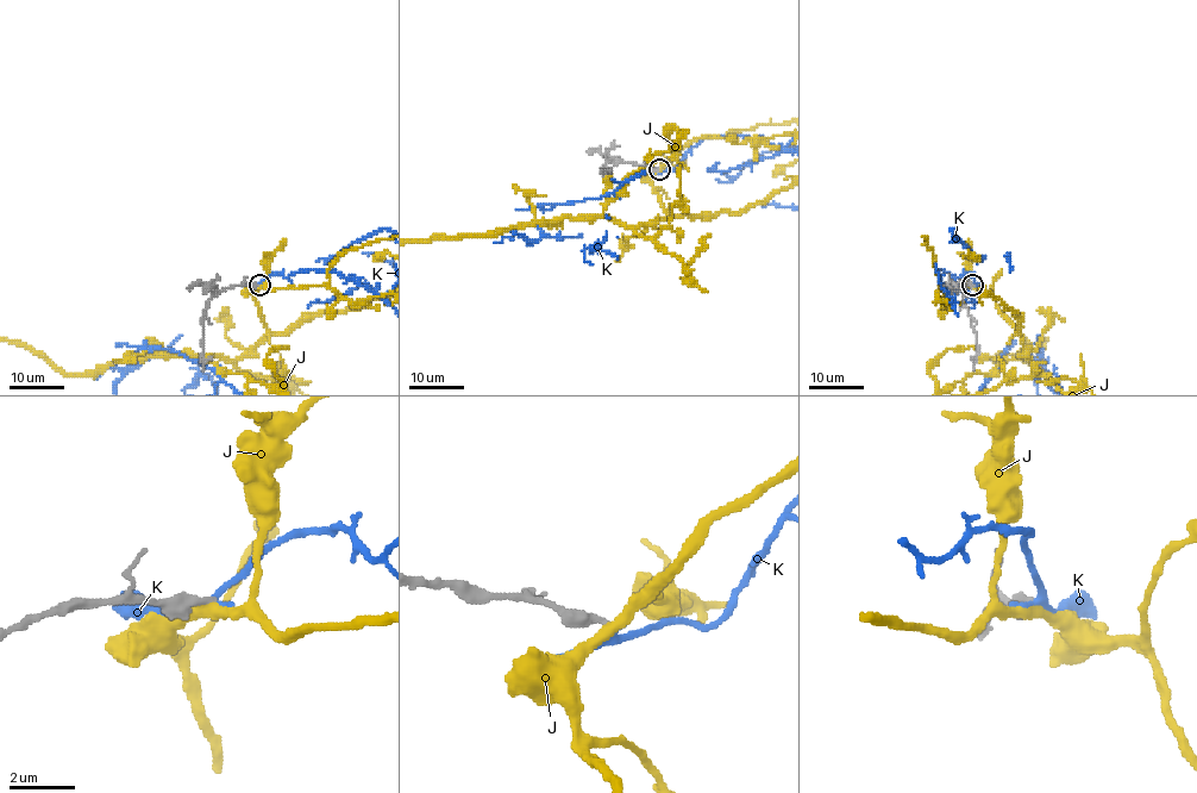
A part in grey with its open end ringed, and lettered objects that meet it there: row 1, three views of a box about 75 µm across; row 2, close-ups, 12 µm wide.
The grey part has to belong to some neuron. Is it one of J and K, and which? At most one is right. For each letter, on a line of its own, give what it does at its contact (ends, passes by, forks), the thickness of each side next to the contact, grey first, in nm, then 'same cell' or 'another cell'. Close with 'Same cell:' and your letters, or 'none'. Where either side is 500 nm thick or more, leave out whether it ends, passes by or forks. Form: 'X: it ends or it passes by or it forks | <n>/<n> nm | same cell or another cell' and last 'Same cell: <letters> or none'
J: it passes by | 320/360 nm | another cell
K: it passes by | 240/180 nm | another cell
Same cell: none

